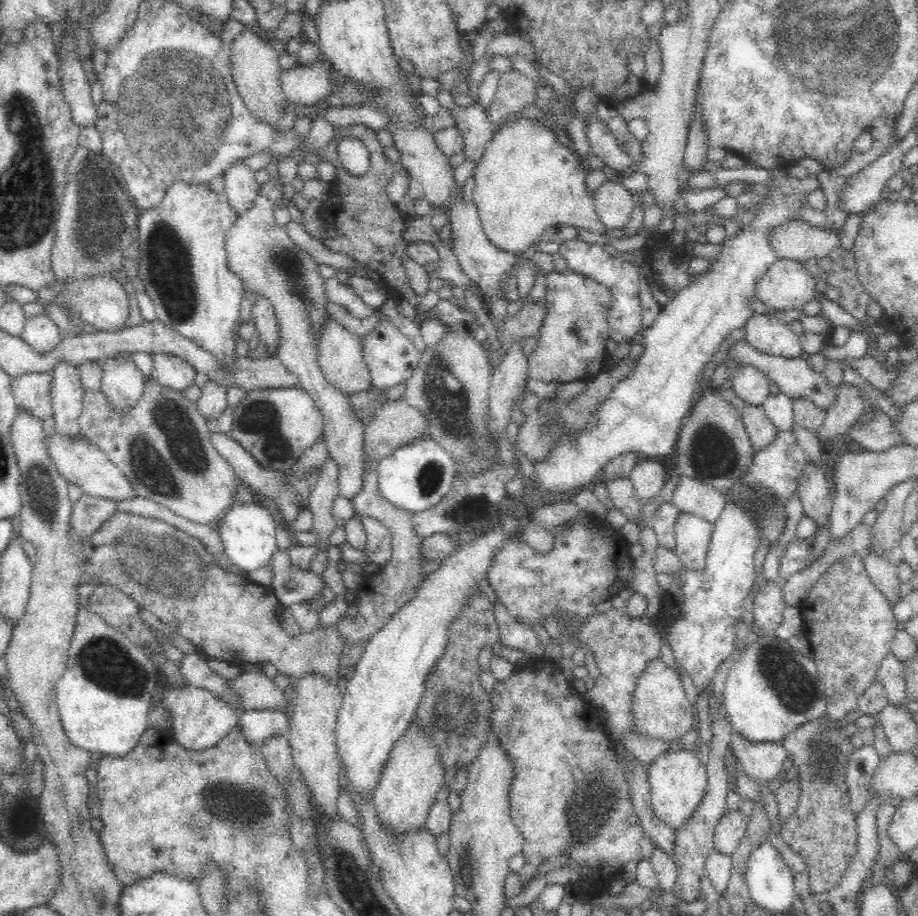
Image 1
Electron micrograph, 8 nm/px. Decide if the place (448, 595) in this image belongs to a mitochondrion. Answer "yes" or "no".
no

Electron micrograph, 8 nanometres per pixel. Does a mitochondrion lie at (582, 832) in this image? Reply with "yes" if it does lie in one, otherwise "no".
yes

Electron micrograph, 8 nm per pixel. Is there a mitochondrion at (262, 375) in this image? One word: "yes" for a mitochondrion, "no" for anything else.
no

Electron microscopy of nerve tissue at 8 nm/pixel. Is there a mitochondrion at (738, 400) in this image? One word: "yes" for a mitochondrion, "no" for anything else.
no

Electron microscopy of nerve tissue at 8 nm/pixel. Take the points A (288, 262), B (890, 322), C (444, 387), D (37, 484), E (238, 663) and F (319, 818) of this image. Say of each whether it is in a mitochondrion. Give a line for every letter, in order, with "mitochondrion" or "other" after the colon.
A: mitochondrion
B: other
C: mitochondrion
D: mitochondrion
E: other
F: other

